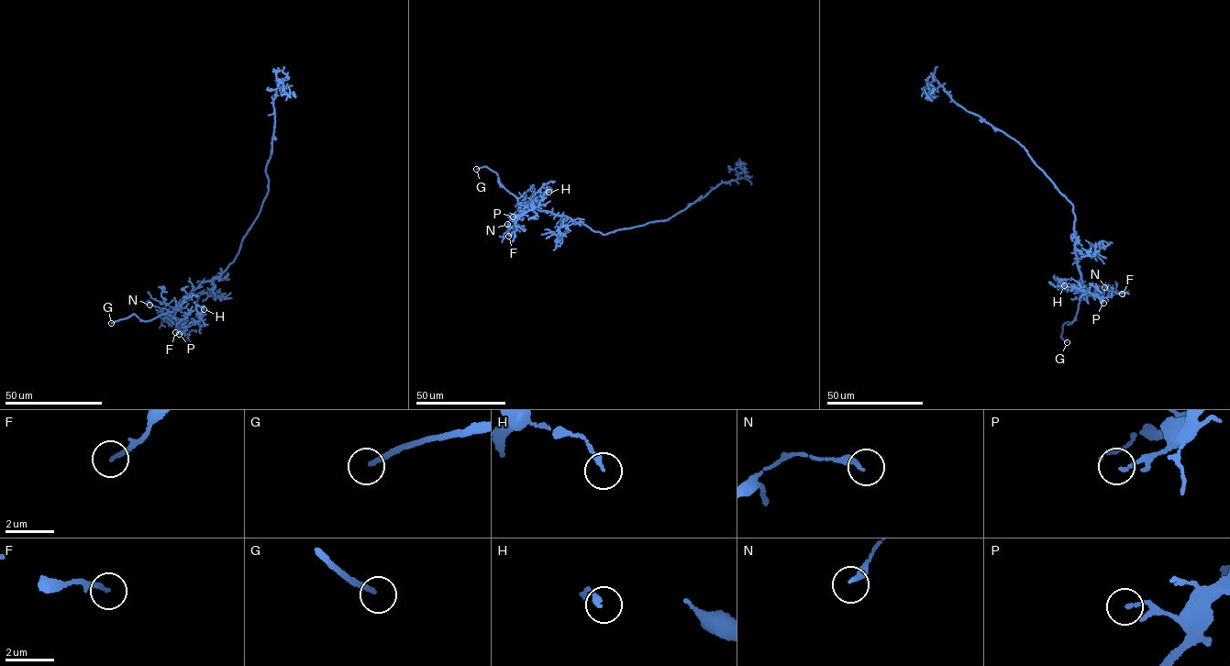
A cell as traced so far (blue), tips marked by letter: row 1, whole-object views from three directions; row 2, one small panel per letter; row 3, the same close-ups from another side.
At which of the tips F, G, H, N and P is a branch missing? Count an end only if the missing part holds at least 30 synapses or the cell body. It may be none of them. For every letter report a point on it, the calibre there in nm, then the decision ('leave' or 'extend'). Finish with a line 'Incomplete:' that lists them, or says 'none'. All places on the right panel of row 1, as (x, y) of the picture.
F: place (1122, 294); calibre 160 nm; leave
G: place (1067, 342); calibre 200 nm; extend
H: place (1064, 285); calibre 200 nm; leave
N: place (1104, 287); calibre 240 nm; leave
P: place (1103, 303); calibre 120 nm; leave
Incomplete: G

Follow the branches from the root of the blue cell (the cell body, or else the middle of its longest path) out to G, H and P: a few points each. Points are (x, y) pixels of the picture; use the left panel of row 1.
G: (256, 218), (243, 236), (234, 261), (220, 276), (193, 289), (172, 311), (147, 321), (134, 314), (111, 323)
H: (256, 218), (234, 261), (170, 314), (193, 325), (201, 318), (196, 306), (204, 309)
P: (256, 218), (243, 236), (234, 261), (220, 276), (201, 283), (171, 313), (184, 326), (184, 330), (179, 334)

